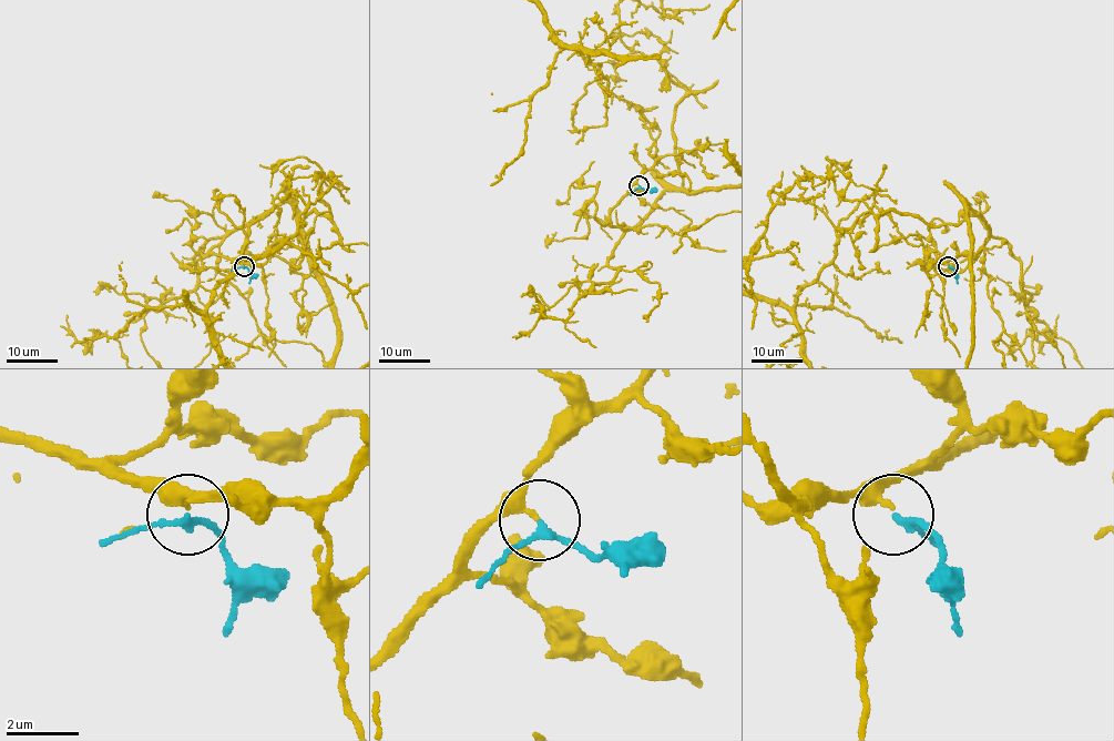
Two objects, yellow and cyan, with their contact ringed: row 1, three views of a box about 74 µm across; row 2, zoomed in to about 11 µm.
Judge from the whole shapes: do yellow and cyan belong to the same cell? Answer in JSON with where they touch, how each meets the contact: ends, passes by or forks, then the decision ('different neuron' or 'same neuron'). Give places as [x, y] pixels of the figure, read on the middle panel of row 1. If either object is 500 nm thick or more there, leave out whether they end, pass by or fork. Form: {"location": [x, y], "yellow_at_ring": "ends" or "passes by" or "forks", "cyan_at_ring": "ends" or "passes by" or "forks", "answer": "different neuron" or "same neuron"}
{"location": [639, 185], "yellow_at_ring": "passes by", "cyan_at_ring": "passes by", "answer": "same neuron"}

